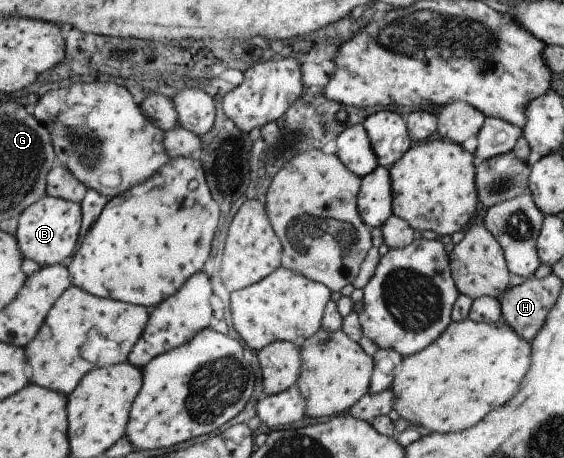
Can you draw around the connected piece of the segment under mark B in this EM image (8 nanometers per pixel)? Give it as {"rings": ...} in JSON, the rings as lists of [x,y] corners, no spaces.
{"rings":[[[45,195],[25,210],[19,219],[16,234],[24,257],[33,260],[40,267],[67,264],[80,244],[83,210],[80,203]]]}

